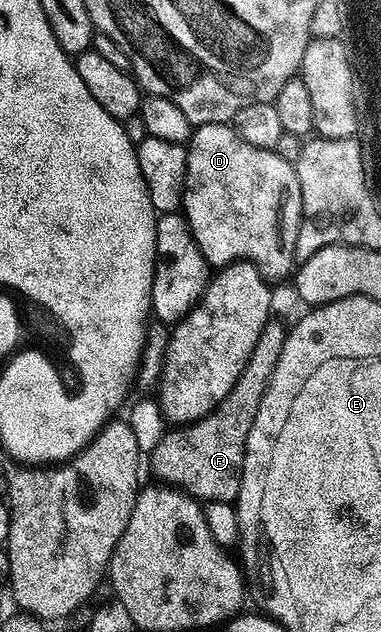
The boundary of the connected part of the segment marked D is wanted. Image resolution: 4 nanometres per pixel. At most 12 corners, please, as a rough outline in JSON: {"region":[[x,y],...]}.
{"region":[[228,123],[186,142],[182,212],[209,266],[294,269],[295,164]]}

